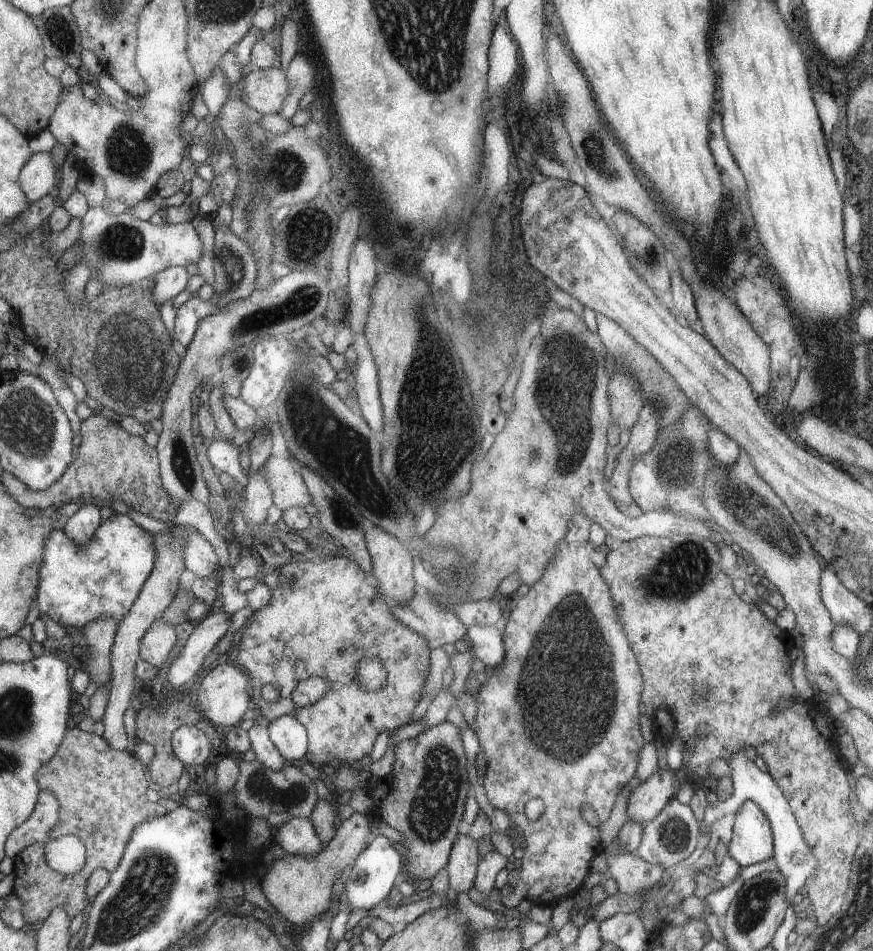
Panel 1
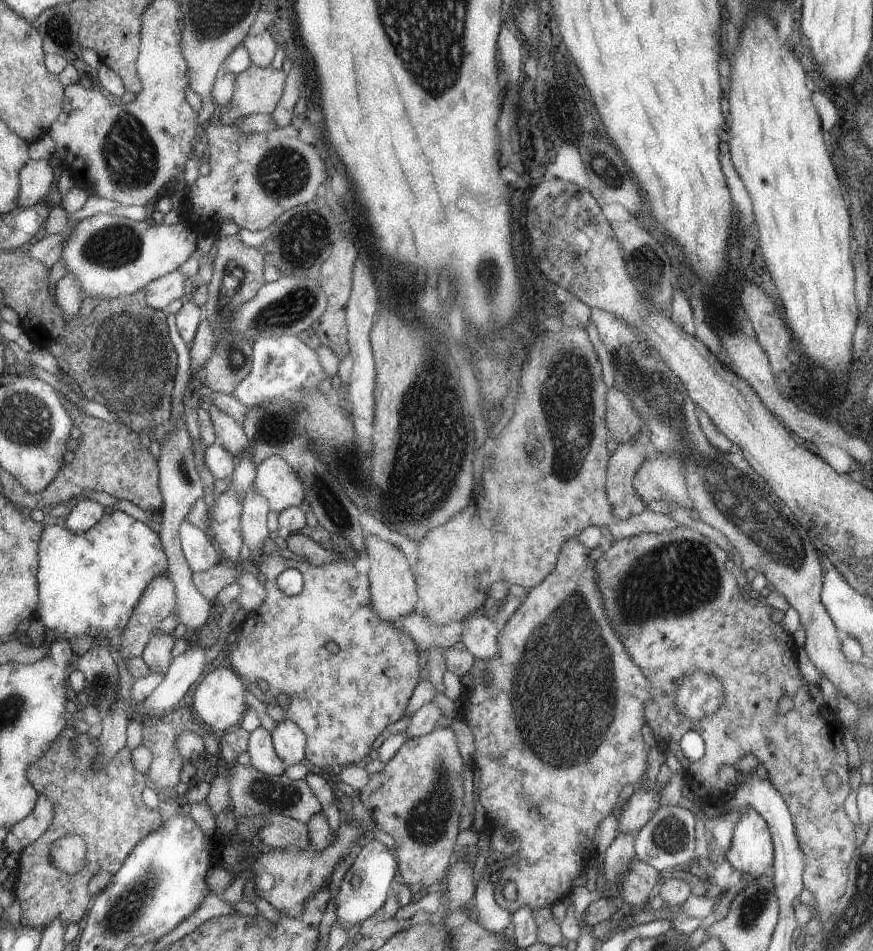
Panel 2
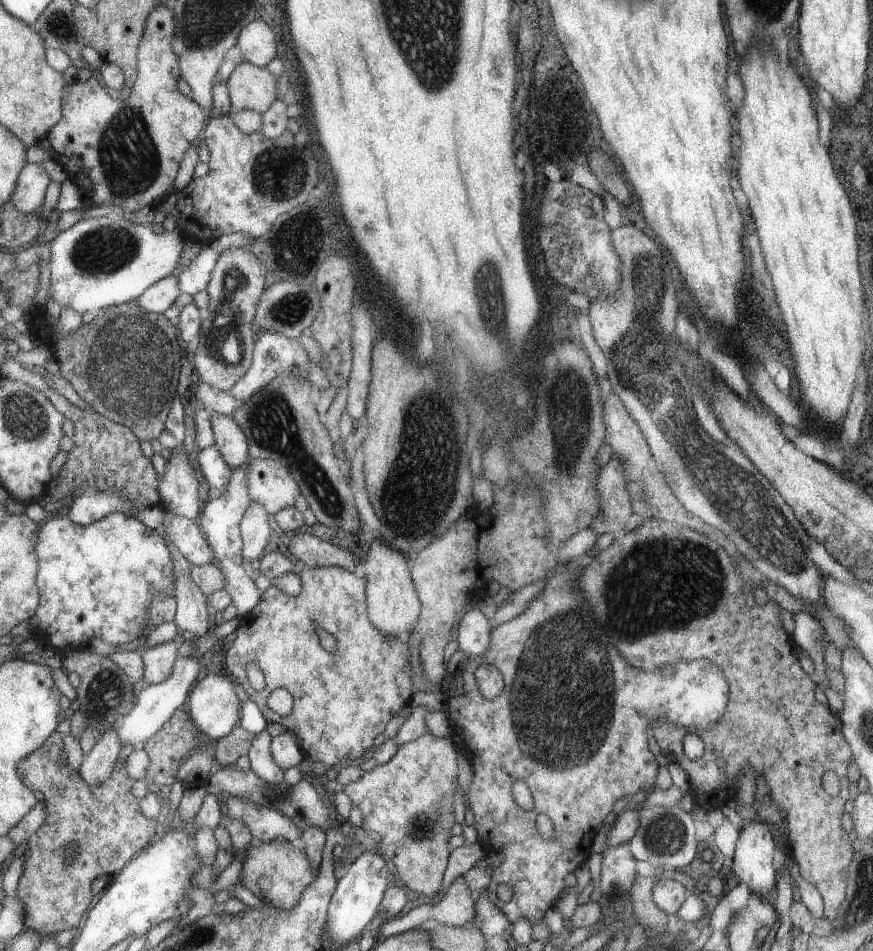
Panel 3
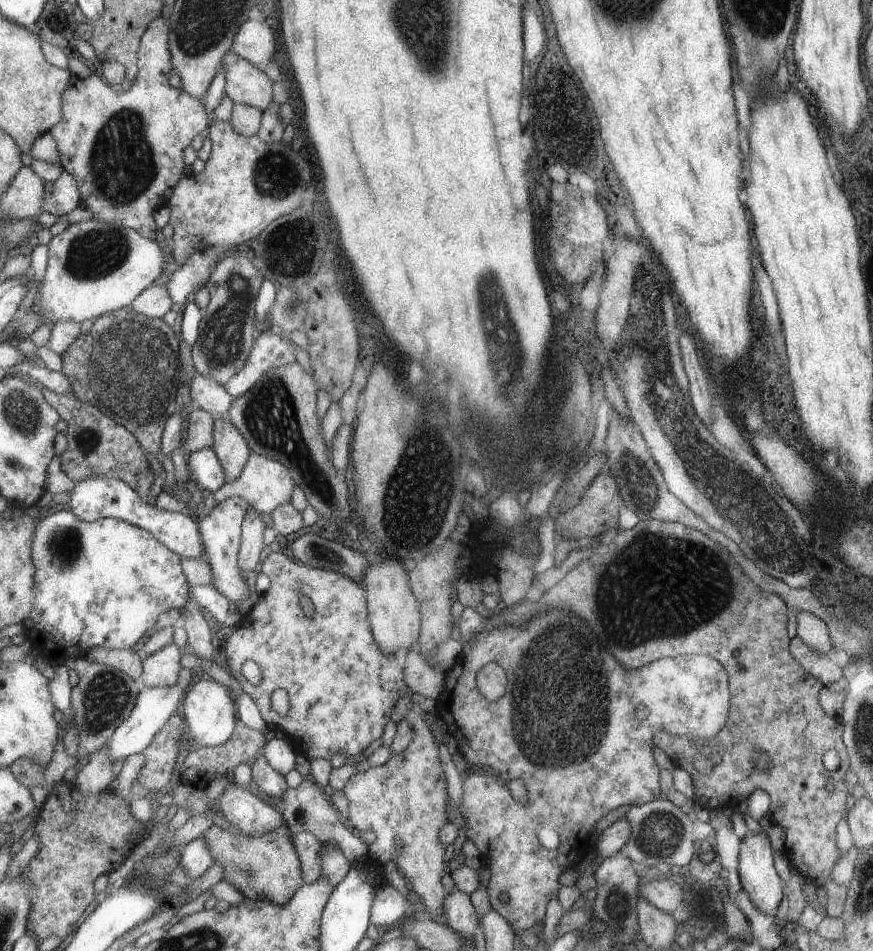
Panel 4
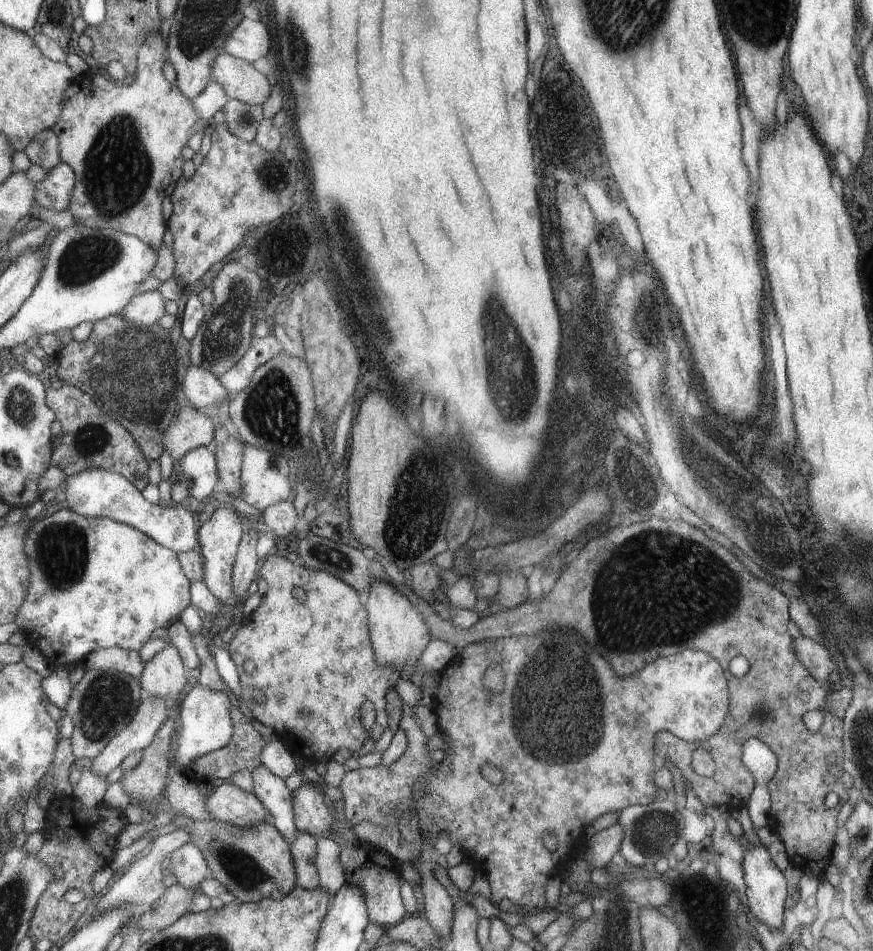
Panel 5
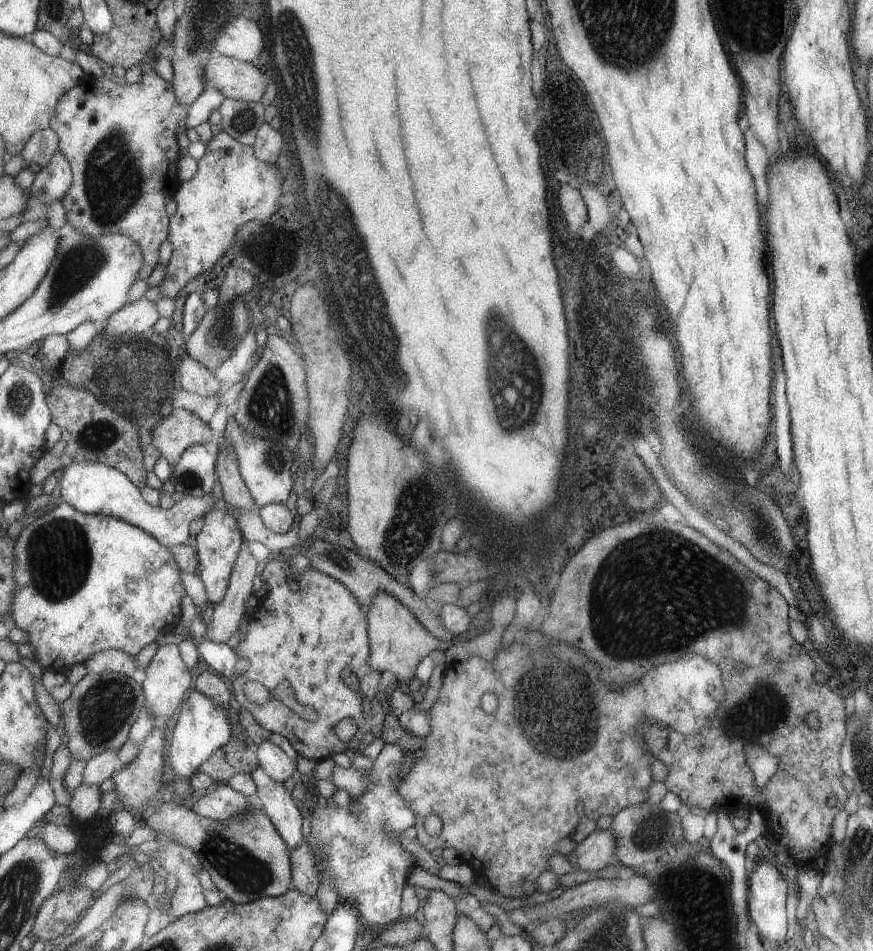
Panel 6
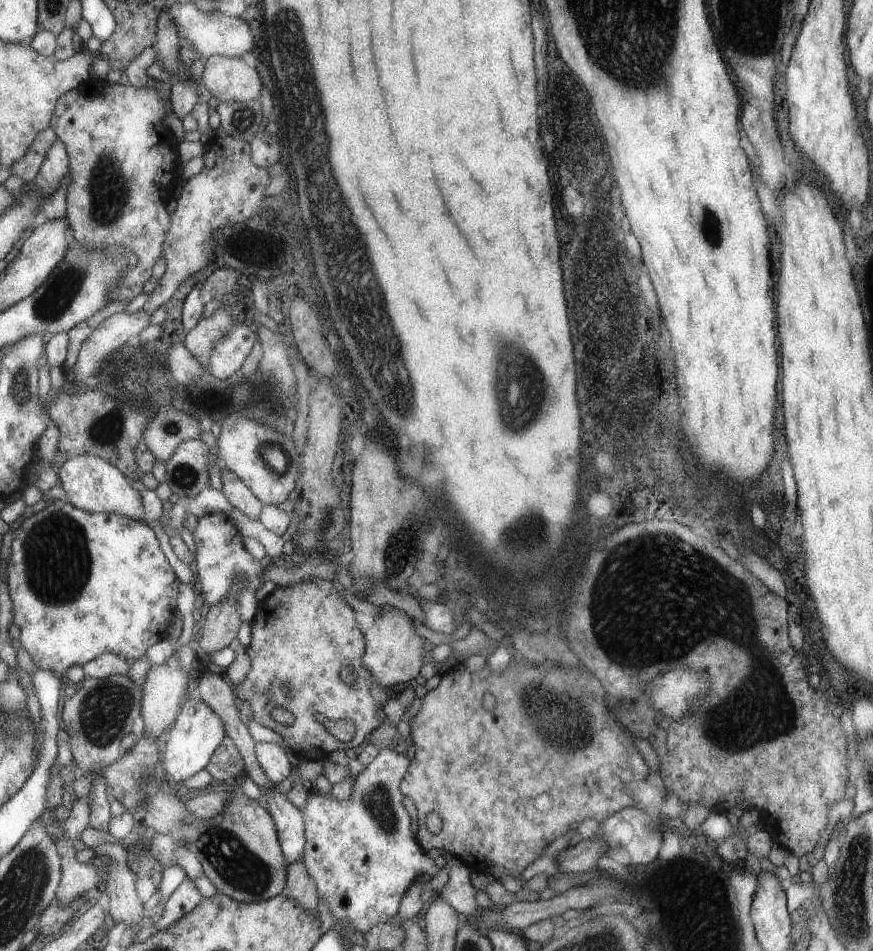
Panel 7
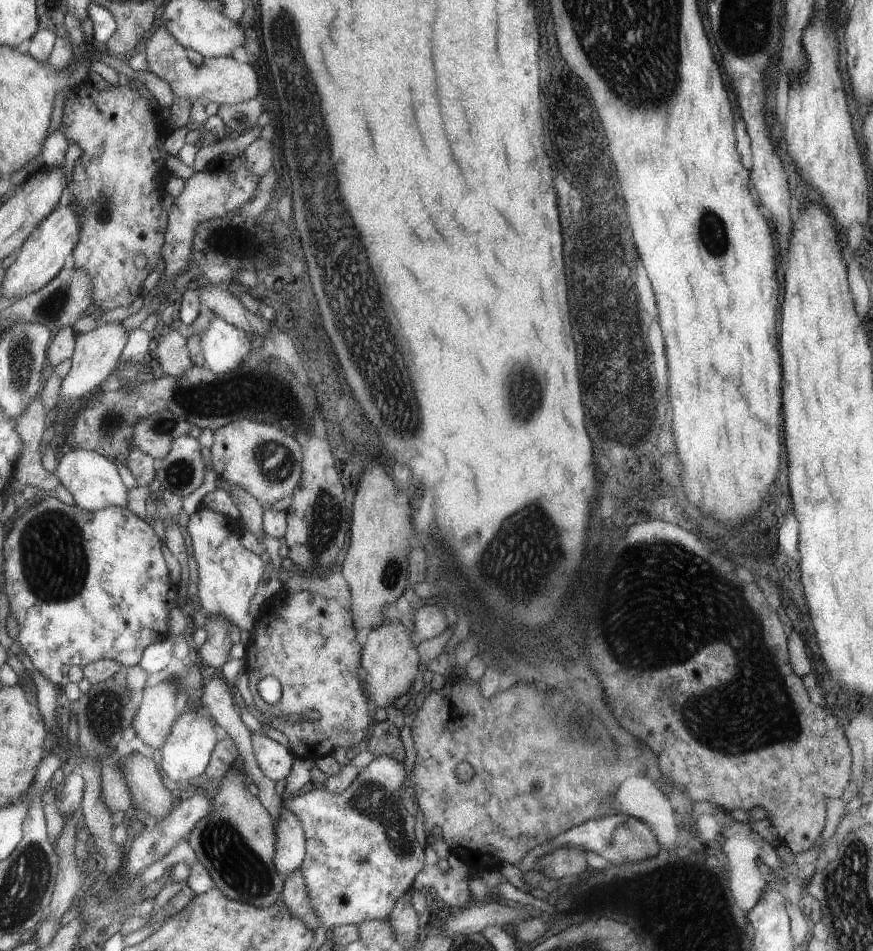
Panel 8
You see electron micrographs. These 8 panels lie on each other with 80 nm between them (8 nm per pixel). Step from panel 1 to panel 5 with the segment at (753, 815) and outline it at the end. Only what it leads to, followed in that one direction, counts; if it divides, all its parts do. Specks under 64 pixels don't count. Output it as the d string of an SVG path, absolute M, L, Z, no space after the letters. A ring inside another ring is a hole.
M752 845L744 851L742 858L742 877L745 884L744 894L746 895L745 908L759 919L759 922L768 926L768 929L780 930L782 916L784 915L783 901L787 896L785 889L785 878L773 861L769 852L763 845Z

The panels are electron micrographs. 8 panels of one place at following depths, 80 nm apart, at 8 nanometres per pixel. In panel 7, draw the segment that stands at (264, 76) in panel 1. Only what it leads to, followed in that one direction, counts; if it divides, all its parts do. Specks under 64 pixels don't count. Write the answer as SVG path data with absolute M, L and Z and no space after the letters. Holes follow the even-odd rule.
M213 55L204 59L200 82L221 101L252 101L259 96L261 80L242 57Z

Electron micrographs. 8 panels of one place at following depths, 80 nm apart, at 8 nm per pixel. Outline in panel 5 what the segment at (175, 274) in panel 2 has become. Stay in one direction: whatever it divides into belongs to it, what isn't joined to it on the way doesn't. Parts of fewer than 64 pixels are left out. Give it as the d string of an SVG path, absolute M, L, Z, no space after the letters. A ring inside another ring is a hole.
M158 289L135 295L121 314L133 324L145 328L159 322L165 316L167 299Z

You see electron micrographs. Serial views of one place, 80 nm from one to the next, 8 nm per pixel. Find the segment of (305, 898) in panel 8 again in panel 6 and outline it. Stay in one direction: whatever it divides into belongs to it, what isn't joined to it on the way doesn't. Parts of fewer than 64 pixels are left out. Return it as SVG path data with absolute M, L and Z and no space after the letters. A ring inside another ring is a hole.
M303 838L303 841L299 841L297 846L290 848L290 852L291 888L310 897L315 896L320 883L320 876L314 863L312 848Z

